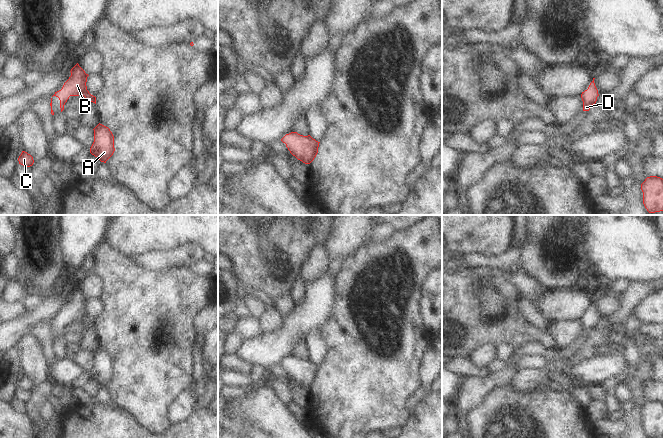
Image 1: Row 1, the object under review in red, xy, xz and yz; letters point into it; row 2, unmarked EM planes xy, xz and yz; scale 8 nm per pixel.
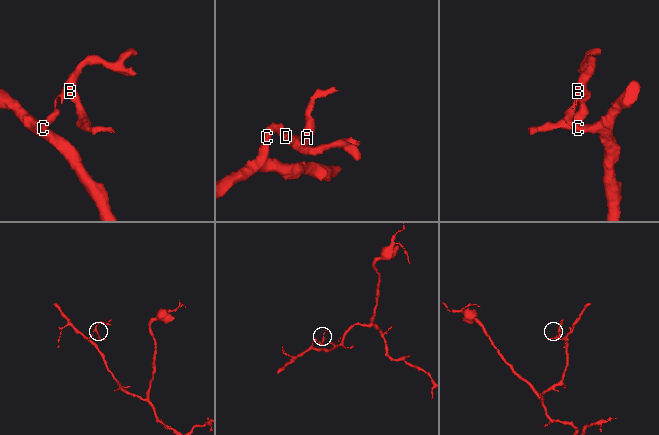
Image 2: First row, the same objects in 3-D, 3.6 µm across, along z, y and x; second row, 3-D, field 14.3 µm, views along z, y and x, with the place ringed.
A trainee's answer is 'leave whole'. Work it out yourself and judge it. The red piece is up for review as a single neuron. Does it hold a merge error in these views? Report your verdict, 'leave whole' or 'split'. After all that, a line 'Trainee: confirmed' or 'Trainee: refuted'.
leave whole
Trainee: confirmed

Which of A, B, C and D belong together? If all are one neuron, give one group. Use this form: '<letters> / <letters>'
A B C D

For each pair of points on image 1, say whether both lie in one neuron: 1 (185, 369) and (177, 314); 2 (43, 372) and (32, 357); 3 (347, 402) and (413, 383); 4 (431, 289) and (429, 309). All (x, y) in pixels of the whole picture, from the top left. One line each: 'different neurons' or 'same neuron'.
1: same neuron
2: same neuron
3: same neuron
4: same neuron

